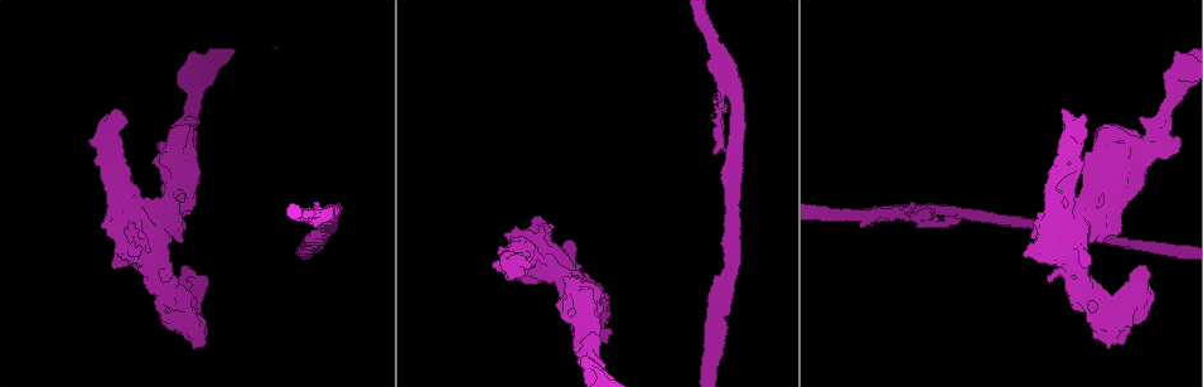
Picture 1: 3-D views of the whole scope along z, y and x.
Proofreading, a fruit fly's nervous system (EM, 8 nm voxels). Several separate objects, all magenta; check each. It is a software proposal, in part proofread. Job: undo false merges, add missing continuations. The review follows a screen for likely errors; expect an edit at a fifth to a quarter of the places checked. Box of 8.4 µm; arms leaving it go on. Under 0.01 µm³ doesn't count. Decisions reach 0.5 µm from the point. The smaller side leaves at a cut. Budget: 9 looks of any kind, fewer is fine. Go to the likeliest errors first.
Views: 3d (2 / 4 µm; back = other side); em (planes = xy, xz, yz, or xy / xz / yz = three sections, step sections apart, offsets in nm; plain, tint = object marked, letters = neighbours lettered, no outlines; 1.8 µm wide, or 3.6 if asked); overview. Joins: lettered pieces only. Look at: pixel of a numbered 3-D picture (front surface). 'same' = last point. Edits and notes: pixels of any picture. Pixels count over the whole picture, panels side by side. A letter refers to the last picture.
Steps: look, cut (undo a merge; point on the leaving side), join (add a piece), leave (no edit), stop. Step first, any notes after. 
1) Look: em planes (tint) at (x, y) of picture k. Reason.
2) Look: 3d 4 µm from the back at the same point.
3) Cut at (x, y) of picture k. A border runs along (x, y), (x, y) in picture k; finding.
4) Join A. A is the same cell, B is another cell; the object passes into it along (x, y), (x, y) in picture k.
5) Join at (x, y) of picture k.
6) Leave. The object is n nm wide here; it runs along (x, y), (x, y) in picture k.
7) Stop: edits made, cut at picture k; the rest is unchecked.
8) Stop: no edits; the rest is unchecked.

Look: 3d 2 µm at (1099, 288) of picture 1. Three-way junction.

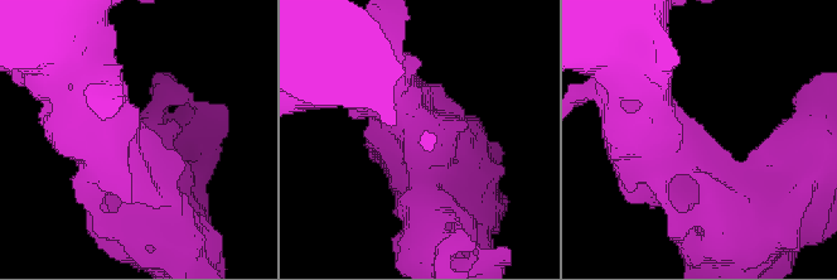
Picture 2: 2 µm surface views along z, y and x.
Look: em 3.6 µm xy step 16 (plain) at (700, 145) of picture 2. 3 arms meet here; the arms are 240, 320, 320 nm wide; shape alone is not enough.

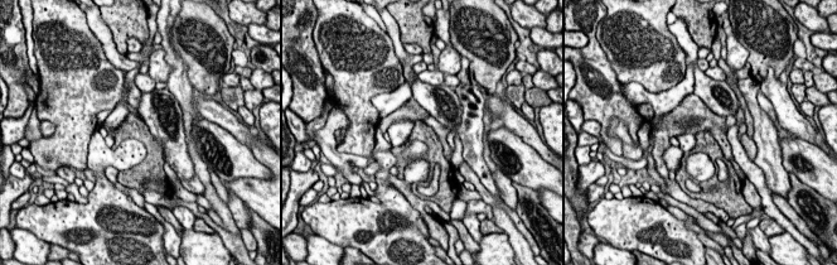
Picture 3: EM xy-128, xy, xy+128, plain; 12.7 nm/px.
Look: em 3.6 µm xy step 16 (letters) at the same point. See the neighbours.

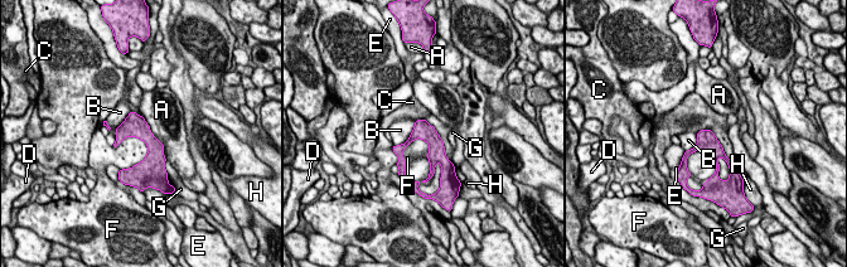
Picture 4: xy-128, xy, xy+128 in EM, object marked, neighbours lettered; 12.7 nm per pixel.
Leave. The longest contact is with A, 650 nm; A, B, C, D, E, F, G and H are other cells; a border runs along (111, 146), (139, 137), (148, 154) in picture 4; one neuron here.

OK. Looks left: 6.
Look: em xz step 4 (tint) at (713, 132) of picture 1. Closes a loop.

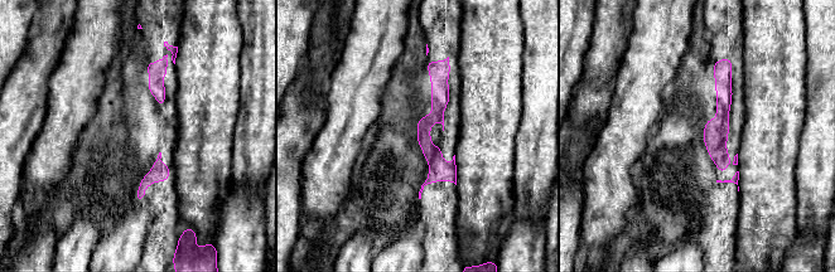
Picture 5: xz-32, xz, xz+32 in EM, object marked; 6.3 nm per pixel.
Look: em xz step 4 (letters) at the same point. What lies round it.

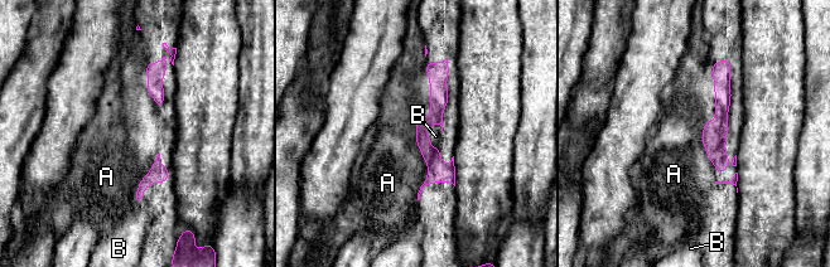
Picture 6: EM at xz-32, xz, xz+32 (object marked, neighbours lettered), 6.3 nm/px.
Leave. A and B are other cells; a border runs along (158, 153), (139, 183), (135, 202) in picture 6; one neuron here.

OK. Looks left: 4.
Look: em xy step 8 (letters) at (1064, 108) of picture 1. Free end.

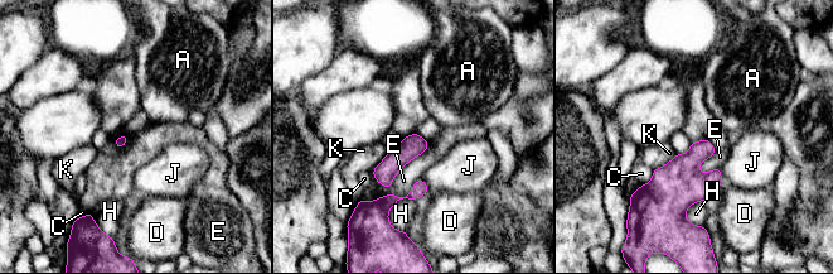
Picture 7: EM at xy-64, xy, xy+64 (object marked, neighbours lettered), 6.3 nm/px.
Look: em planes (letters) at the same point. Another direction.

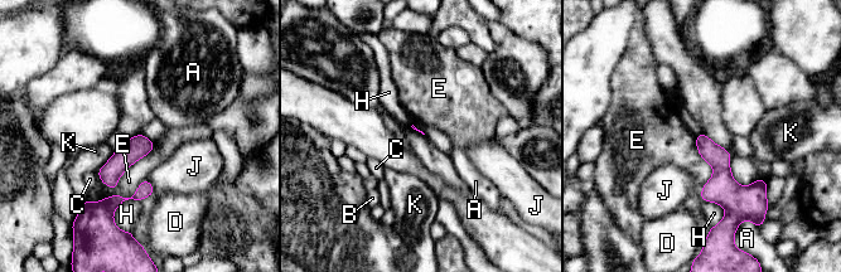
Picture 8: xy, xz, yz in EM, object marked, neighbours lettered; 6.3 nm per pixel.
Leave. The longest contact is with E, 420 nm; A, B, C, D, E, H, J and K are other cells; no lettered piece goes on from it.

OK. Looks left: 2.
Stop: no edits; the rest is unchecked.

